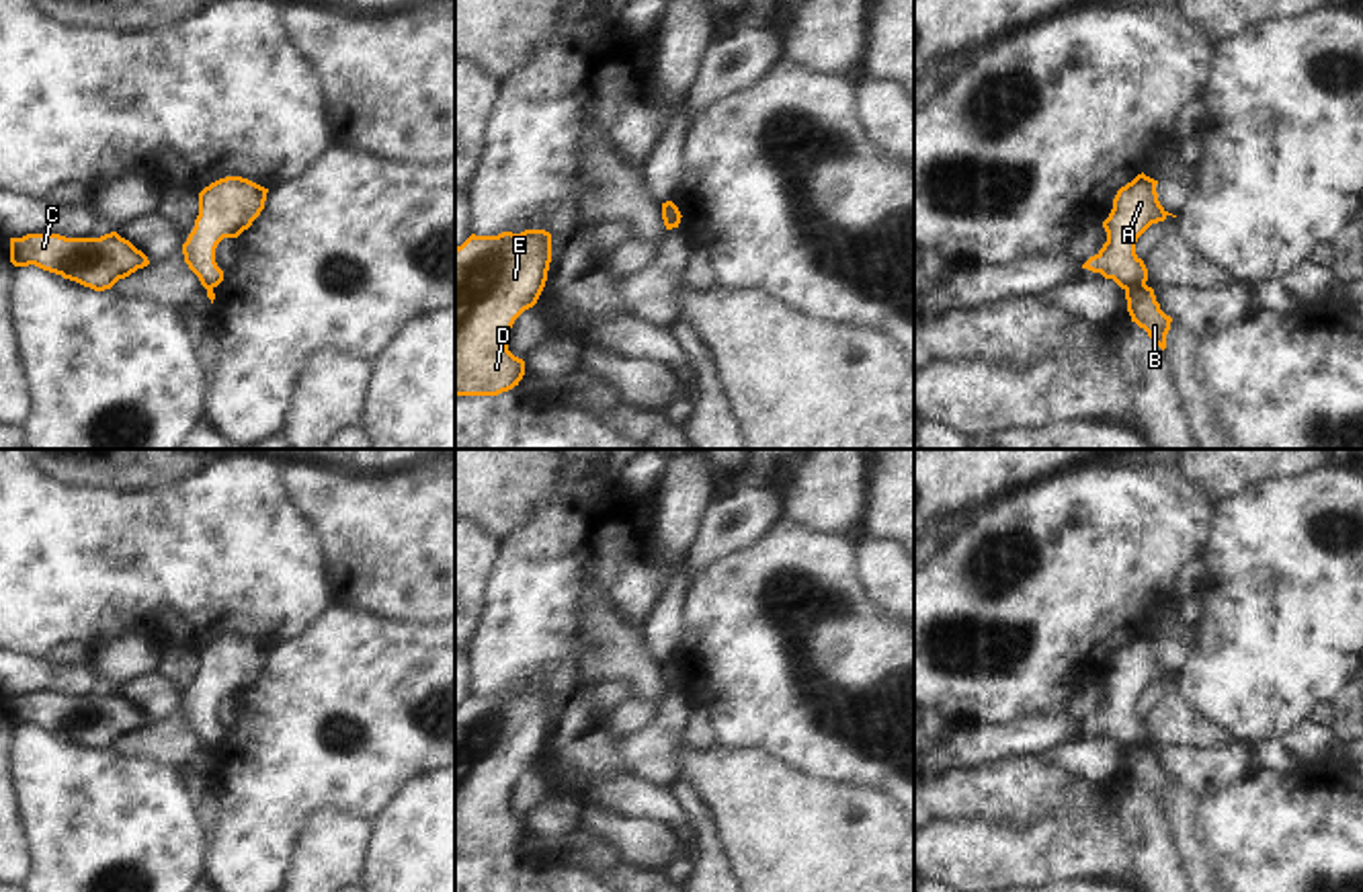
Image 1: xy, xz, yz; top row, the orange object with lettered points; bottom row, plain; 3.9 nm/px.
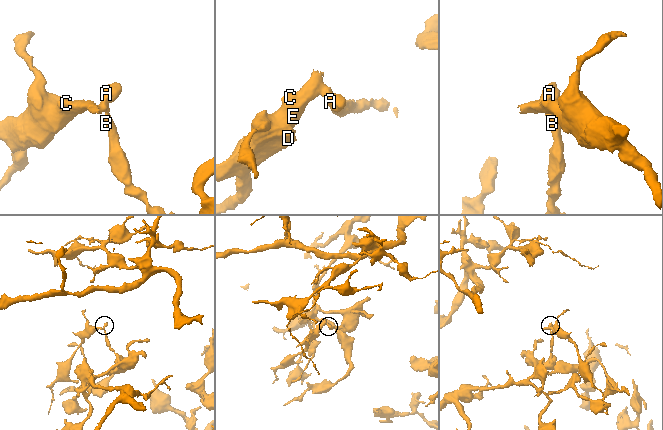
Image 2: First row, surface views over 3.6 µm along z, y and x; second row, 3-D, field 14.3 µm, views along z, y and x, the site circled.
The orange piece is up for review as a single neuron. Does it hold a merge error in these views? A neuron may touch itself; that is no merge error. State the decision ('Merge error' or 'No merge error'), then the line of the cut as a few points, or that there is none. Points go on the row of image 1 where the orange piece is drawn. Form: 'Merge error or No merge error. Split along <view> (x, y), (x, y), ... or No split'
Merge error. Split along yz (1144, 284), (1126, 290).

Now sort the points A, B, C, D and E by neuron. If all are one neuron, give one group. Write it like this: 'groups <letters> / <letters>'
groups A C D E / B

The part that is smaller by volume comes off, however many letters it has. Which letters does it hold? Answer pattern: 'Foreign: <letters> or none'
Foreign: A, C, D, E

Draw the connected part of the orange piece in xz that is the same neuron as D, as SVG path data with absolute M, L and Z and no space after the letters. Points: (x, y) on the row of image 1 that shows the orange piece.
M545 230L471 234L455 248L455 396L498 396L519 386L525 361L508 351L510 328L537 303L549 262L551 234Z

